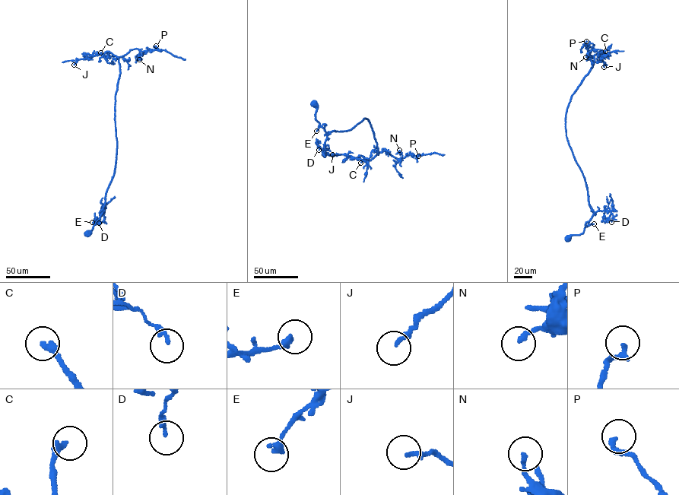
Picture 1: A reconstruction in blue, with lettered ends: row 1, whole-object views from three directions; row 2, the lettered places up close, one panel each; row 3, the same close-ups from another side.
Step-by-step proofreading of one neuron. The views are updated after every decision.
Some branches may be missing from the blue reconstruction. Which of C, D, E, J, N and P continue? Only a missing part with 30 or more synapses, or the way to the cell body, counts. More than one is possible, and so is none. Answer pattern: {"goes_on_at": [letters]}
{"goes_on_at": ["C"]}

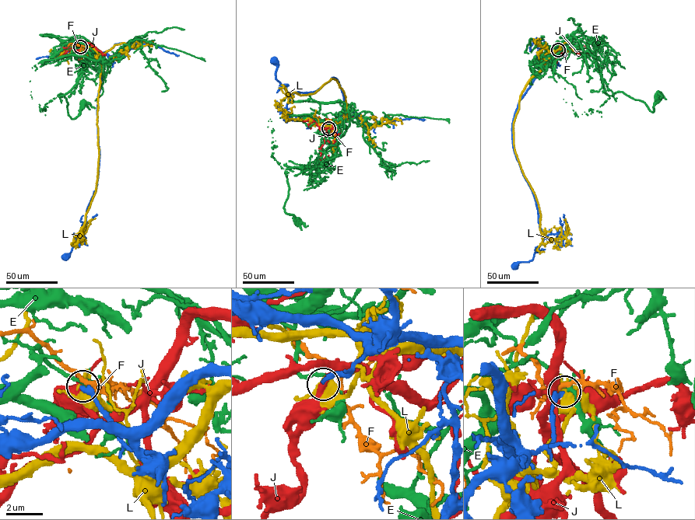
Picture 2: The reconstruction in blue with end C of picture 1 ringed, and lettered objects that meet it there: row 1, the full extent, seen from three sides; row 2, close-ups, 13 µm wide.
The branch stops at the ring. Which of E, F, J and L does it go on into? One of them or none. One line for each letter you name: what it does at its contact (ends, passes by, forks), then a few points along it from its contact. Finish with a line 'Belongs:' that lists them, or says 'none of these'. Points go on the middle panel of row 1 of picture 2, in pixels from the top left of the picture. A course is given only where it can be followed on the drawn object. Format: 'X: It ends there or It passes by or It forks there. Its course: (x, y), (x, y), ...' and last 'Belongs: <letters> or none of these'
Belongs: none of these

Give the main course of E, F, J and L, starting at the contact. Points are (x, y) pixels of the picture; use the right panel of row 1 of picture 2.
E: (558, 50), (552, 52), (566, 41), (583, 41), (609, 95), (623, 92), (652, 112), (658, 95)
F: (557, 50), (556, 47), (549, 50), (552, 57)
J: (558, 50), (589, 54), (584, 46)
L: (558, 50), (550, 51), (521, 95), (514, 144), (538, 205), (541, 233), (565, 237), (565, 218)

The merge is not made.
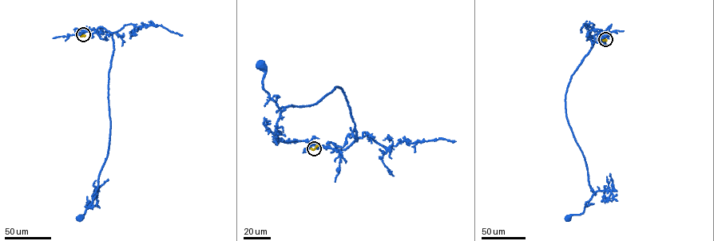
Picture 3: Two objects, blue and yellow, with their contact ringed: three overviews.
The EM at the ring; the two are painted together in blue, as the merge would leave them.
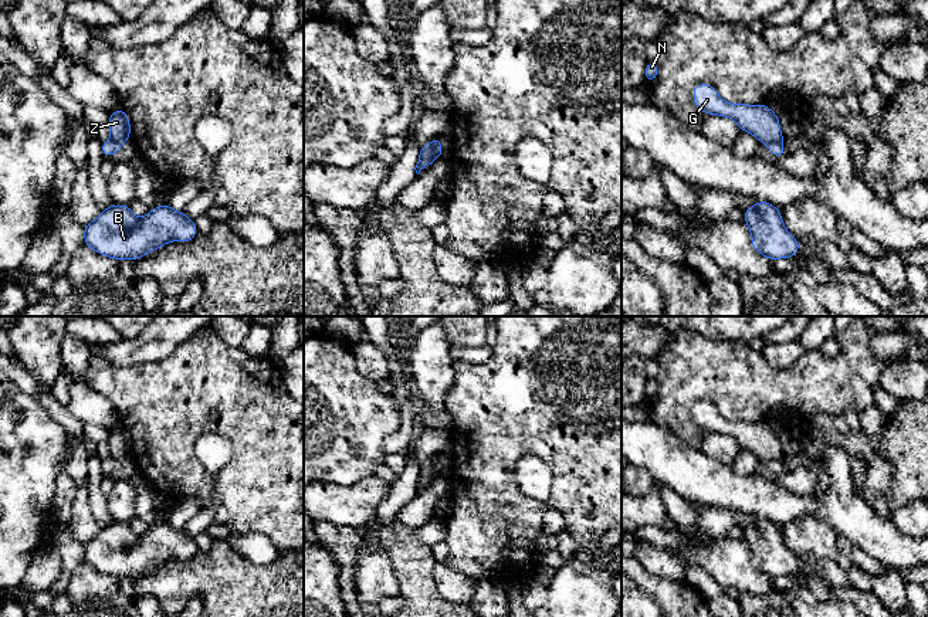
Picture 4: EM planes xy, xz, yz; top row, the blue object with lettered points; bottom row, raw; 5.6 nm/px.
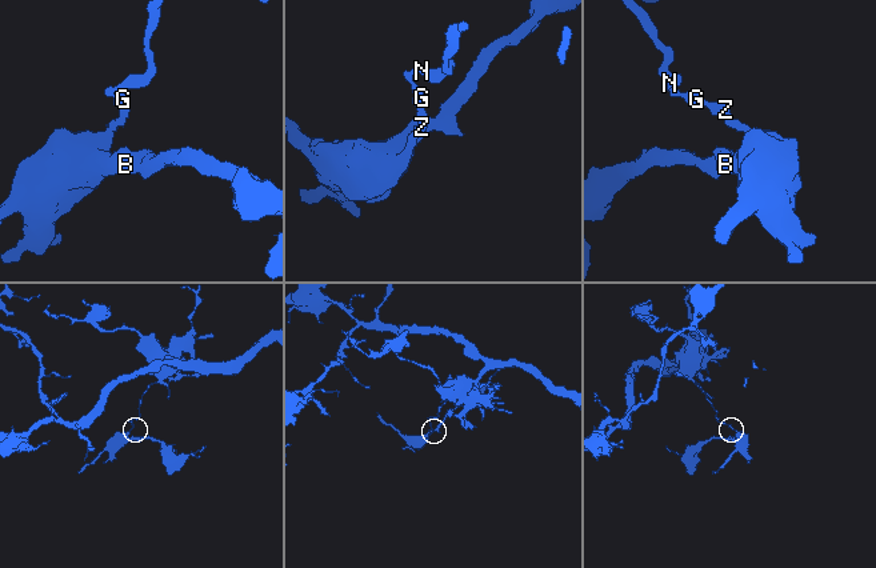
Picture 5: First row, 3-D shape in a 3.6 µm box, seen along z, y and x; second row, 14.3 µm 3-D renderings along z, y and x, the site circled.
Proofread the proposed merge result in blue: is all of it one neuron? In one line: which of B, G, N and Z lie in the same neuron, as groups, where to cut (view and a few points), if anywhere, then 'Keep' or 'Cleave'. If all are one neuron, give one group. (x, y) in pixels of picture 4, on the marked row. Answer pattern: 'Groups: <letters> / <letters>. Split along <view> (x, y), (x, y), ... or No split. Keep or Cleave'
Groups: B / G N Z. Split along yz (782, 139), (765, 143). Cleave

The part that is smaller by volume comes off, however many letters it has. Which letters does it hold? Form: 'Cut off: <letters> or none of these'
Cut off: B

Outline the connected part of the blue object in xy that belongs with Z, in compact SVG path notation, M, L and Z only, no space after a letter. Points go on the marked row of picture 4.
M121 108L118 111L112 111L109 113L109 132L111 139L123 143L131 140L131 122L128 113Z

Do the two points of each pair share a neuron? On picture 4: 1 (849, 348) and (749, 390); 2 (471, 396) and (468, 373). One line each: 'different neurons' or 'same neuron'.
1: same neuron
2: same neuron

